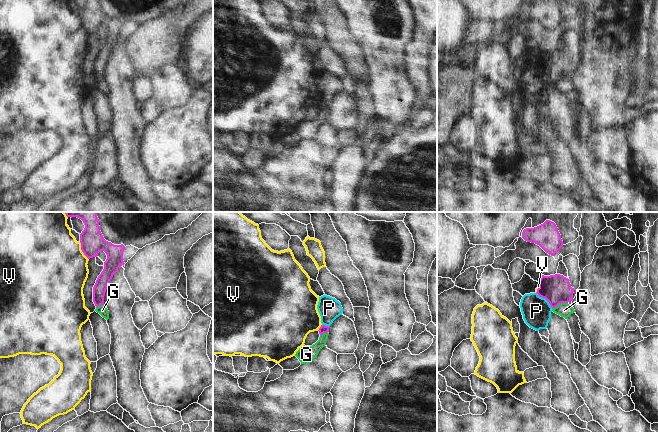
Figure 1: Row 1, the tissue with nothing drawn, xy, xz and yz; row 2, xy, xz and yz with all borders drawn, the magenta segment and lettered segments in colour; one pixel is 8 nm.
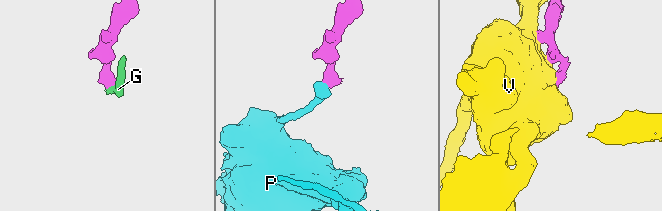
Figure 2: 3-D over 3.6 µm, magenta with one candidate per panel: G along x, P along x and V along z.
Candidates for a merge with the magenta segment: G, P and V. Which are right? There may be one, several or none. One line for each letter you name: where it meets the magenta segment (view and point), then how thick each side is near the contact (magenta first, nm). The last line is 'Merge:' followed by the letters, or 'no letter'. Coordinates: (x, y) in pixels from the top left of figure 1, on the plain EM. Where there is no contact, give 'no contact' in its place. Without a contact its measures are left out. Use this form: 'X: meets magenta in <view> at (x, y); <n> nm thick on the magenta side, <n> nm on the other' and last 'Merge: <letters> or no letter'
Merge: no letter

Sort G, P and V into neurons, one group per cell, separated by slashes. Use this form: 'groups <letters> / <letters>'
groups G P / V

